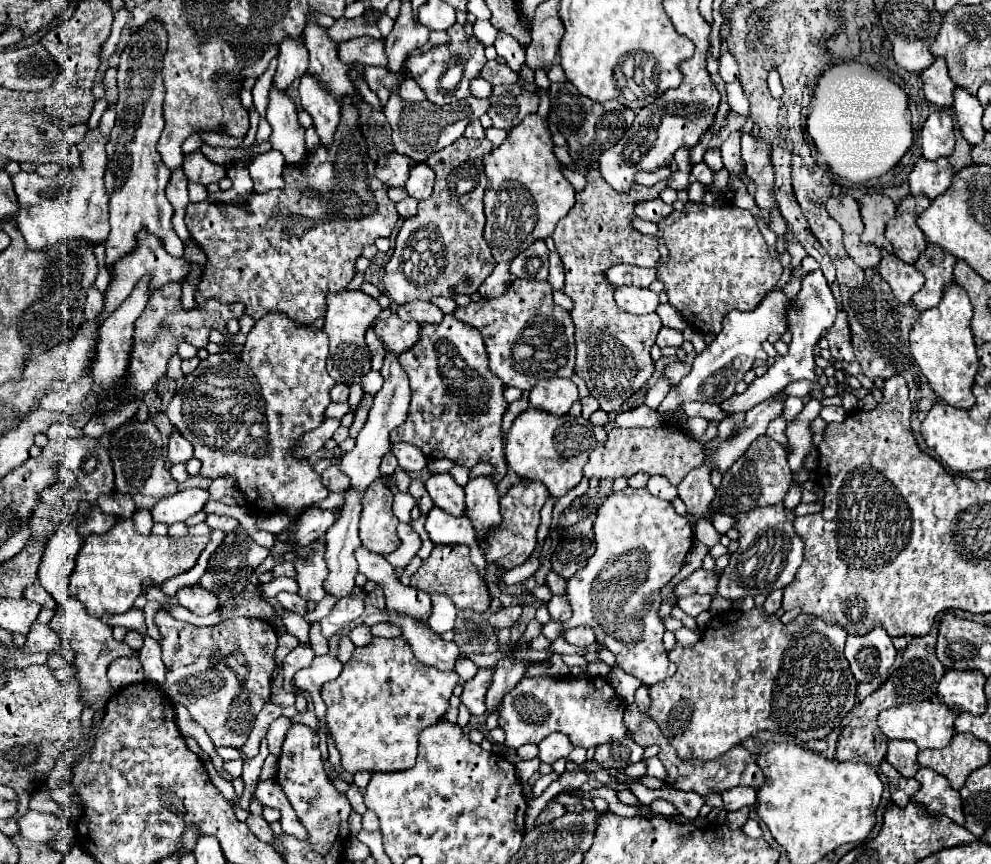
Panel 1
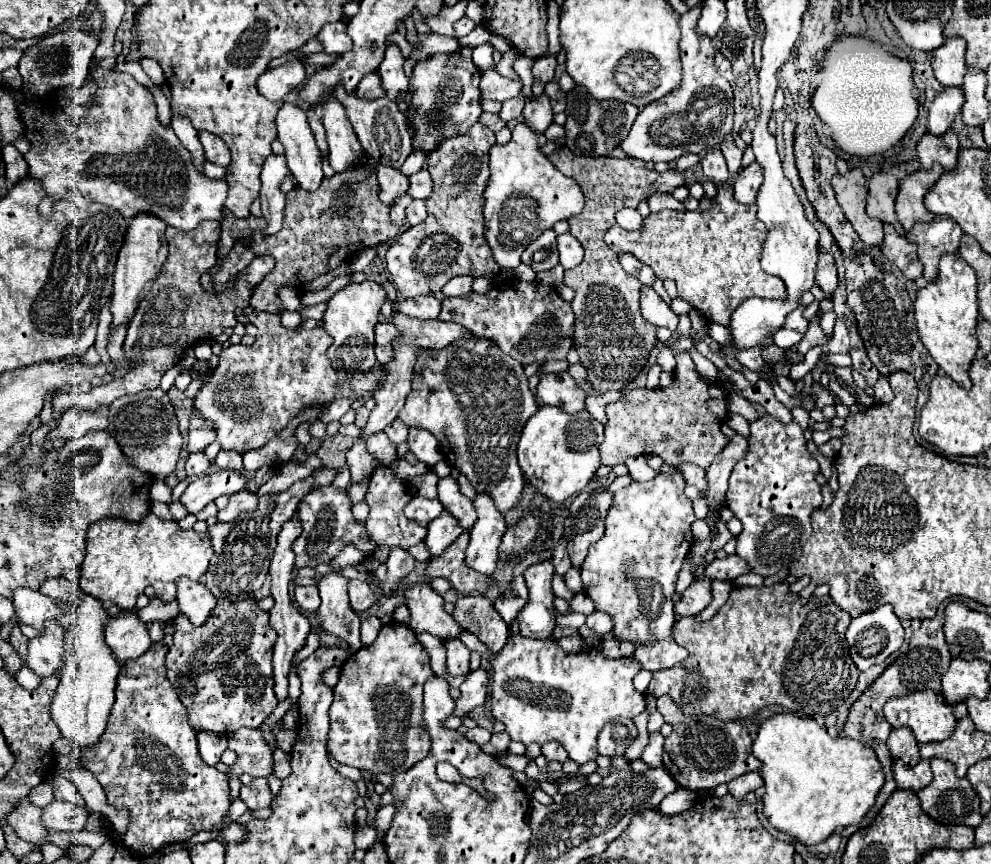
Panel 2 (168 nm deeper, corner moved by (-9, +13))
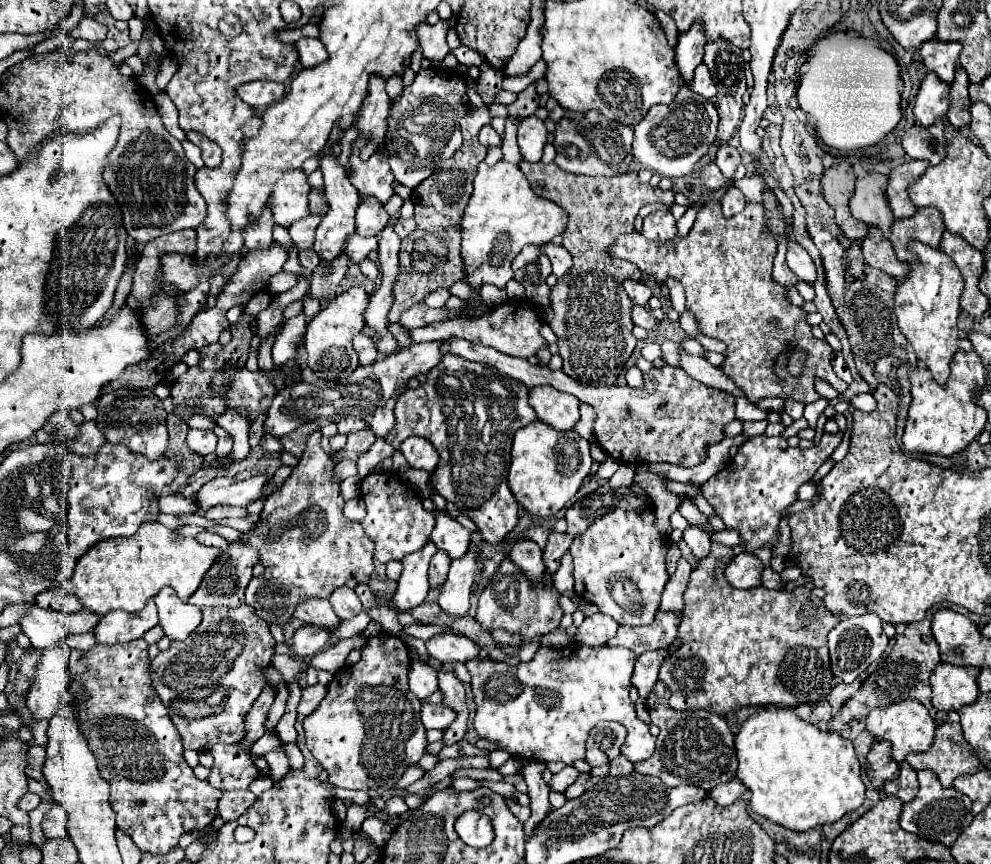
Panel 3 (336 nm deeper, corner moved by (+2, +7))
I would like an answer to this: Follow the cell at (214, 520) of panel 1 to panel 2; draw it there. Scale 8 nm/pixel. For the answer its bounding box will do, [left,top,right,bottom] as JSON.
[218,492,258,522]

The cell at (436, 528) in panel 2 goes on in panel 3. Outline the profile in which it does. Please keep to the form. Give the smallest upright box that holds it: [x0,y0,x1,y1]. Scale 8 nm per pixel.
[393,542,437,610]

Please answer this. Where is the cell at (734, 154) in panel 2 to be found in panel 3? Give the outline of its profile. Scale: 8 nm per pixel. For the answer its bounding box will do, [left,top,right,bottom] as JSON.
[715,144,741,180]

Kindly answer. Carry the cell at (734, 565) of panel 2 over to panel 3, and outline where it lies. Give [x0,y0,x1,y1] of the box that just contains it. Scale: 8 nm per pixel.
[725,554,763,588]

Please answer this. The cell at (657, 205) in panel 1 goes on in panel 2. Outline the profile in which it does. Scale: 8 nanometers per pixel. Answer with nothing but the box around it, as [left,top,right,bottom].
[648,194,684,212]

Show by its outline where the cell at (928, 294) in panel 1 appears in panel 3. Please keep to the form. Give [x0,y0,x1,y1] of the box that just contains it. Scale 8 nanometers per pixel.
[889,208,945,266]

